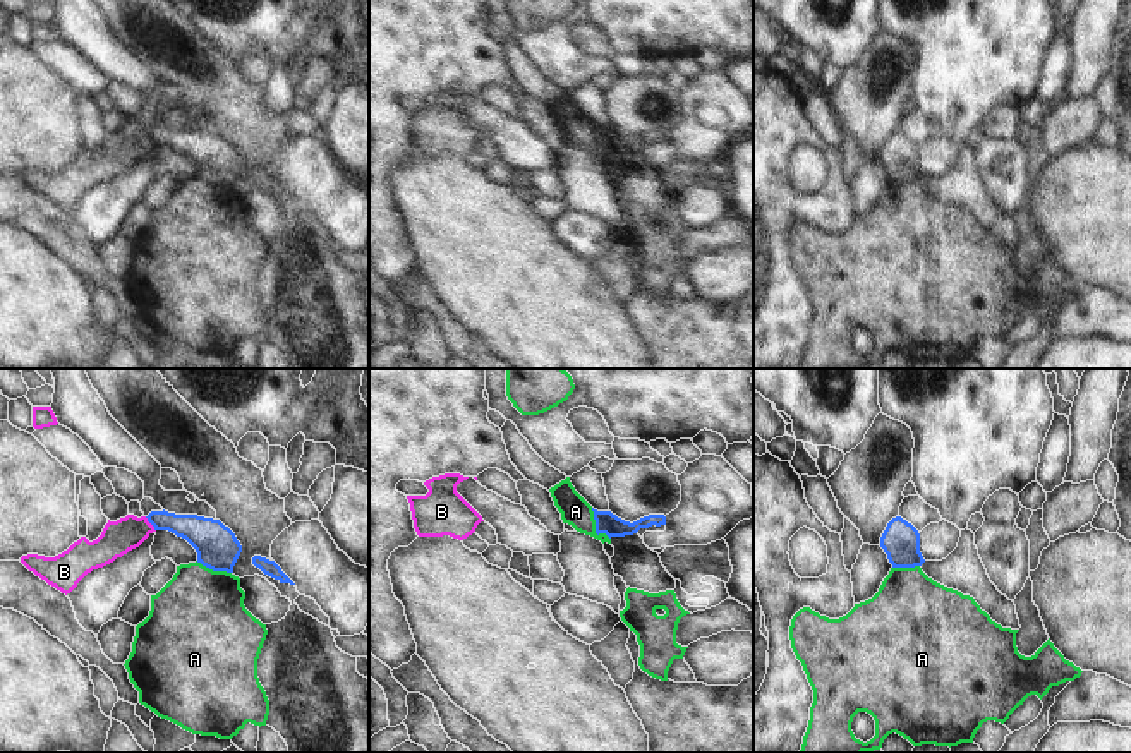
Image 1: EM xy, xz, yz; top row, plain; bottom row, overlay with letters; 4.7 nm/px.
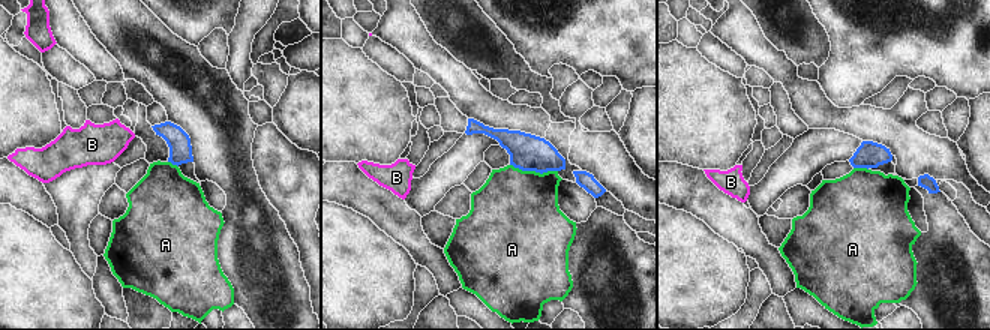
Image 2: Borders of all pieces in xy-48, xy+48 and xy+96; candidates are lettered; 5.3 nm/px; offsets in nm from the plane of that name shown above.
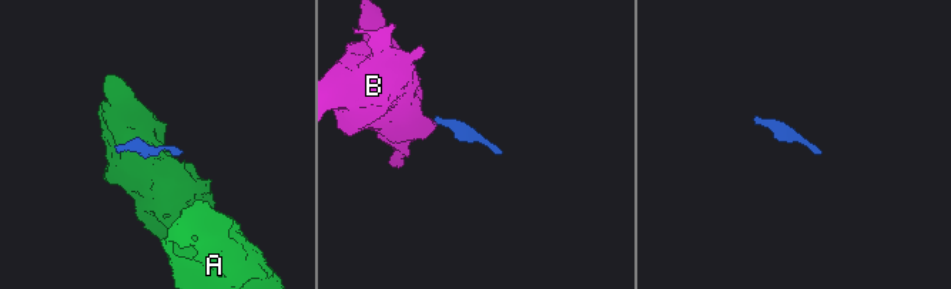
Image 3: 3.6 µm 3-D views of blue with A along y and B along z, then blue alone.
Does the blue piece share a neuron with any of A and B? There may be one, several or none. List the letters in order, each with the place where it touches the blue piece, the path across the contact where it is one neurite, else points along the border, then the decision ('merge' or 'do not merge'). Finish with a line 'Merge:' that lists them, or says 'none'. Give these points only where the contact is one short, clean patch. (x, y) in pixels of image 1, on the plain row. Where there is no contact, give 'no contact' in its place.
A: xz (596, 143) | along xz (591, 124), (594, 146), (610, 155) | do not merge
B: xy (150, 138) | along xy (145, 132), (155, 146) | do not merge
Merge: none

